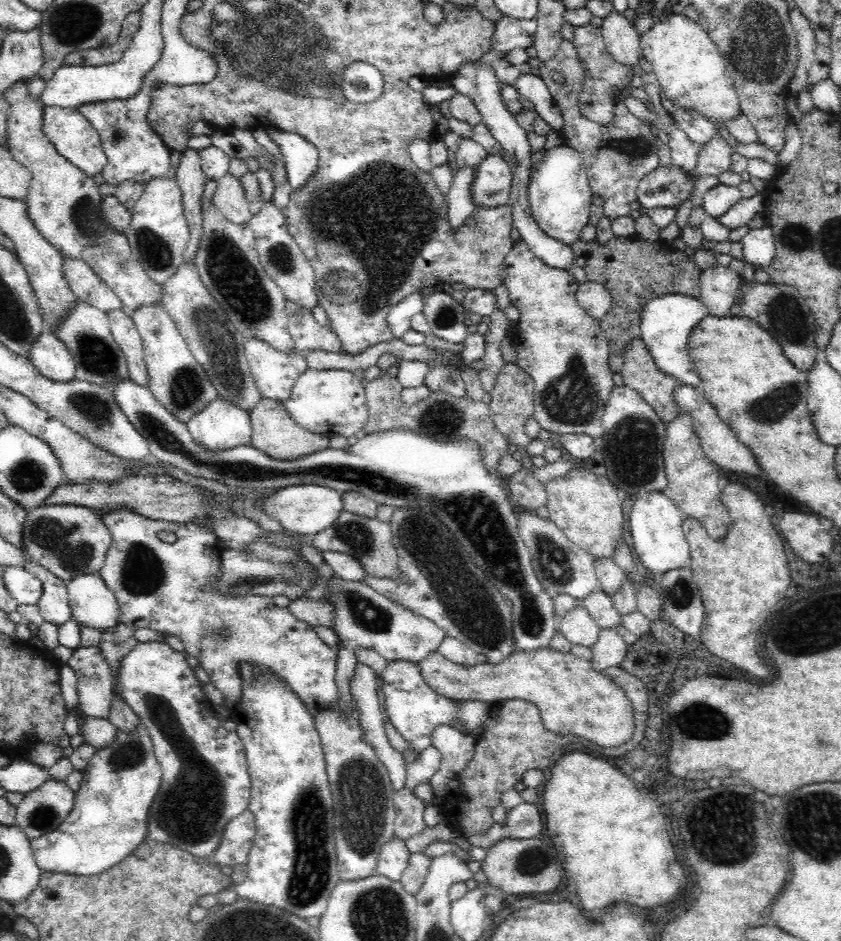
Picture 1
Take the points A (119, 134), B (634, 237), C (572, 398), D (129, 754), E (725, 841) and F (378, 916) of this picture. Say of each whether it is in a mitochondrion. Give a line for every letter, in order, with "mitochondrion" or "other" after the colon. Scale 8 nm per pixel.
A: mitochondrion
B: other
C: mitochondrion
D: mitochondrion
E: mitochondrion
F: mitochondrion

